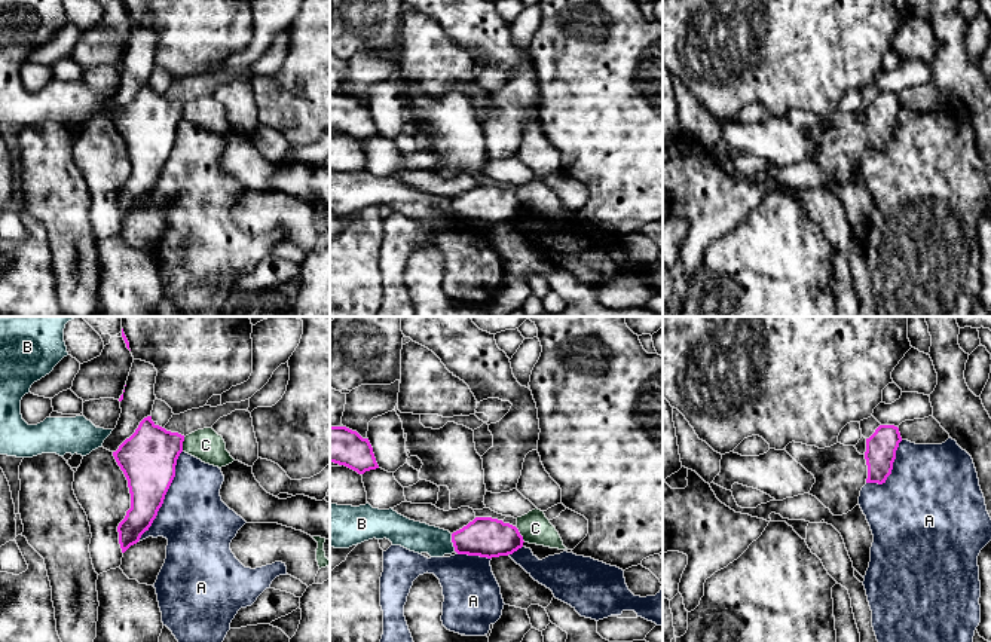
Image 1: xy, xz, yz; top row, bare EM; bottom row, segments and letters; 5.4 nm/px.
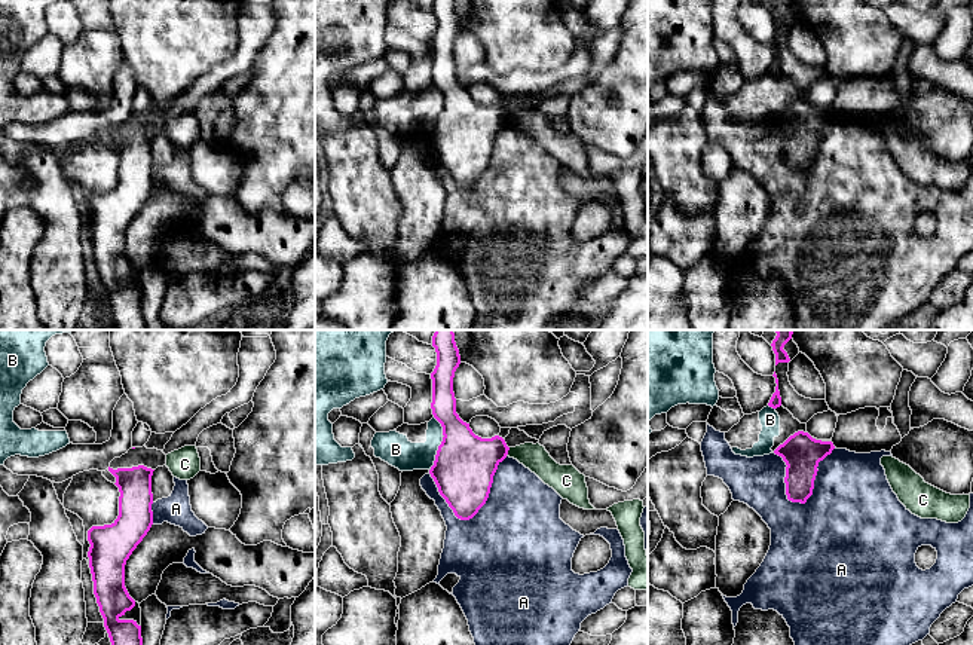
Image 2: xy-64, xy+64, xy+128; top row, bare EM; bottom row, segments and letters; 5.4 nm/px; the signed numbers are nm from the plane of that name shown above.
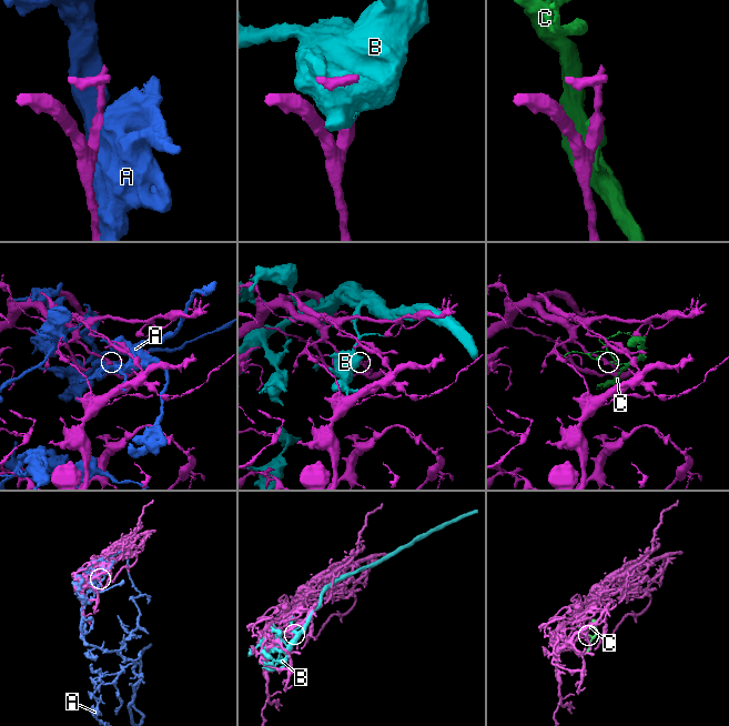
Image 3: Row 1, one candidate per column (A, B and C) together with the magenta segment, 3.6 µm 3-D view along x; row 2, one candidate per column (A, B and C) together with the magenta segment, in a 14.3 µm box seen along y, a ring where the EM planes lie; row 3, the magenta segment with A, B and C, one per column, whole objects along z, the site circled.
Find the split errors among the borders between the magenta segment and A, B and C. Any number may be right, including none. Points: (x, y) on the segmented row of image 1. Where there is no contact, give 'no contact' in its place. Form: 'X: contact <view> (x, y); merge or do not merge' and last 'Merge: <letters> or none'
A: contact xy (164, 497); do not merge
B: contact xz (452, 541); do not merge
C: contact xy (182, 445); do not merge
Merge: none

